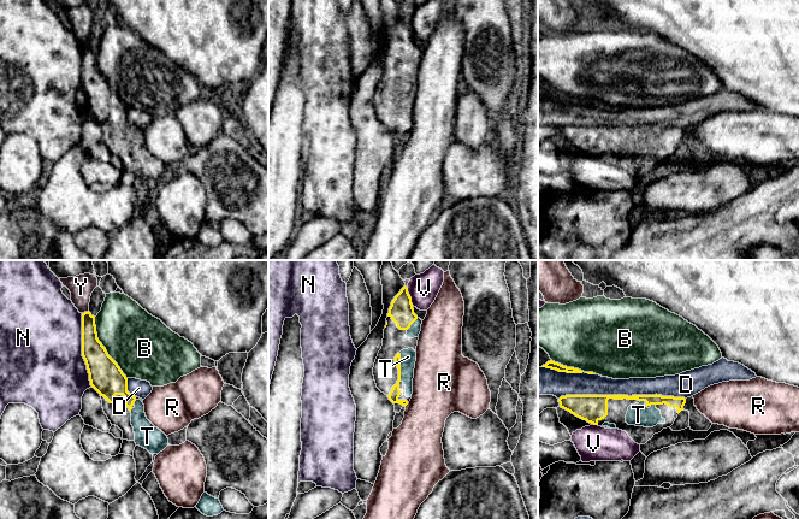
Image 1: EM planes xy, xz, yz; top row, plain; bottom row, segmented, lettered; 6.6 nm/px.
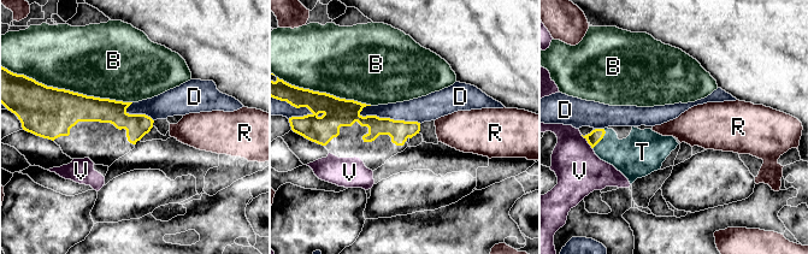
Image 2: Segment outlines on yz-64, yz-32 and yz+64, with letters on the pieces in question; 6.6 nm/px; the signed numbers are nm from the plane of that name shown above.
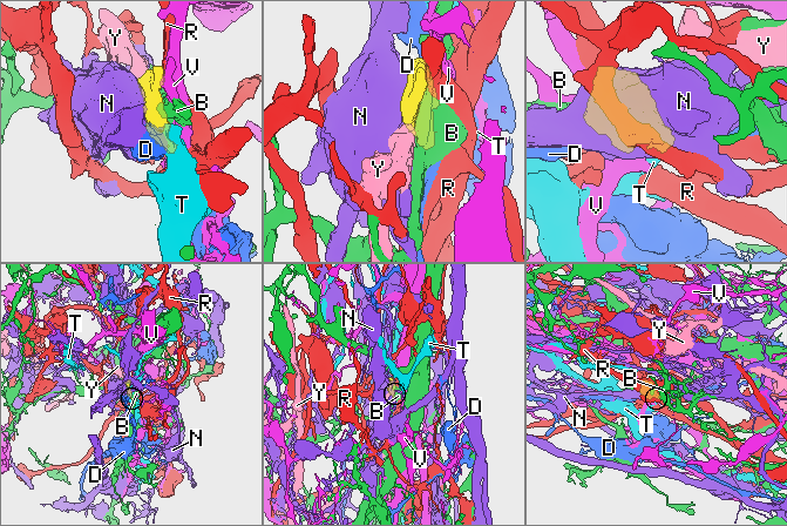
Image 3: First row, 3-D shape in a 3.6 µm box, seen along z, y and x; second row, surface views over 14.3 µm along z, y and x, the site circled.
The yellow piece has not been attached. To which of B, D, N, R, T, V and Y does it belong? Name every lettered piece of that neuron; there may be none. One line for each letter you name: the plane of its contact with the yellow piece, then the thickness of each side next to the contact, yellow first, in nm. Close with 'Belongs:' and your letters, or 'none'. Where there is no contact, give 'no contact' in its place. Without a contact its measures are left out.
T: contact in xz; calibres 70 and 110 nm
Belongs: T

